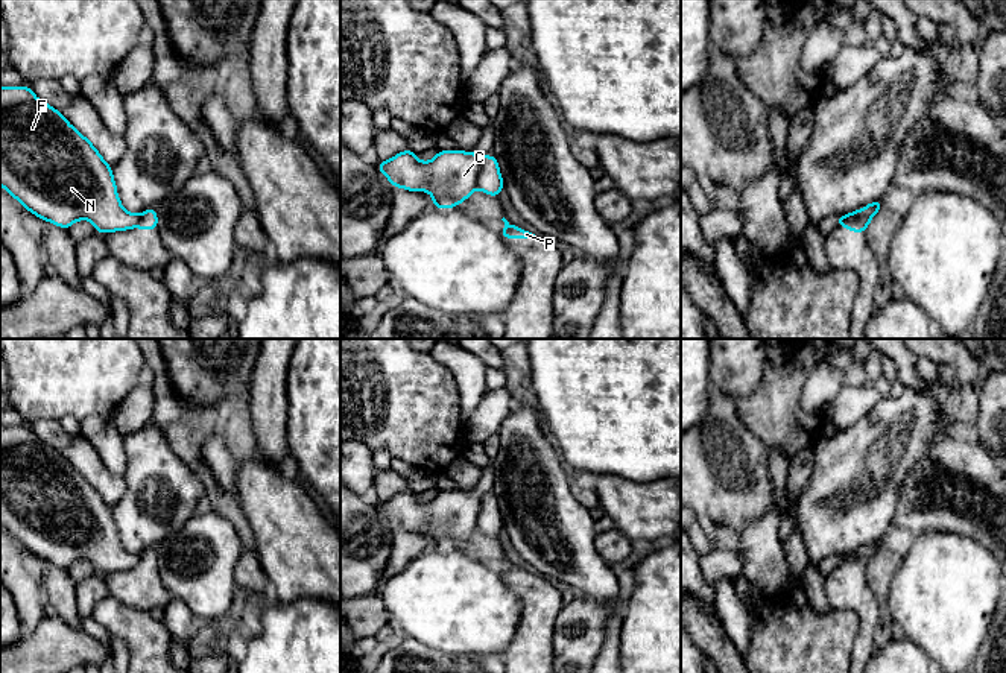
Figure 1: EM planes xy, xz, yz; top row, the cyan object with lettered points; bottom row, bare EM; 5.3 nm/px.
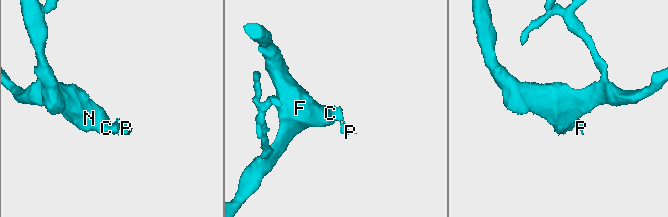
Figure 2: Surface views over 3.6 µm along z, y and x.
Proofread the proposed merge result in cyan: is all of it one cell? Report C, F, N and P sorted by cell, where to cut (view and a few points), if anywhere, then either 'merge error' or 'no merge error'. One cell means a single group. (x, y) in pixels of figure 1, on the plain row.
groups C F N / P; cut xz (480, 497), (476, 527); merge error

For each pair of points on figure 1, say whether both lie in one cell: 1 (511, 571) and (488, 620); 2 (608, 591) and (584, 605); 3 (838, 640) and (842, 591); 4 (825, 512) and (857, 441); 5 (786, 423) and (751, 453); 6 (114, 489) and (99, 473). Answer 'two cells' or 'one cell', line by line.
1: two cells
2: two cells
3: two cells
4: one cell
5: two cells
6: one cell

